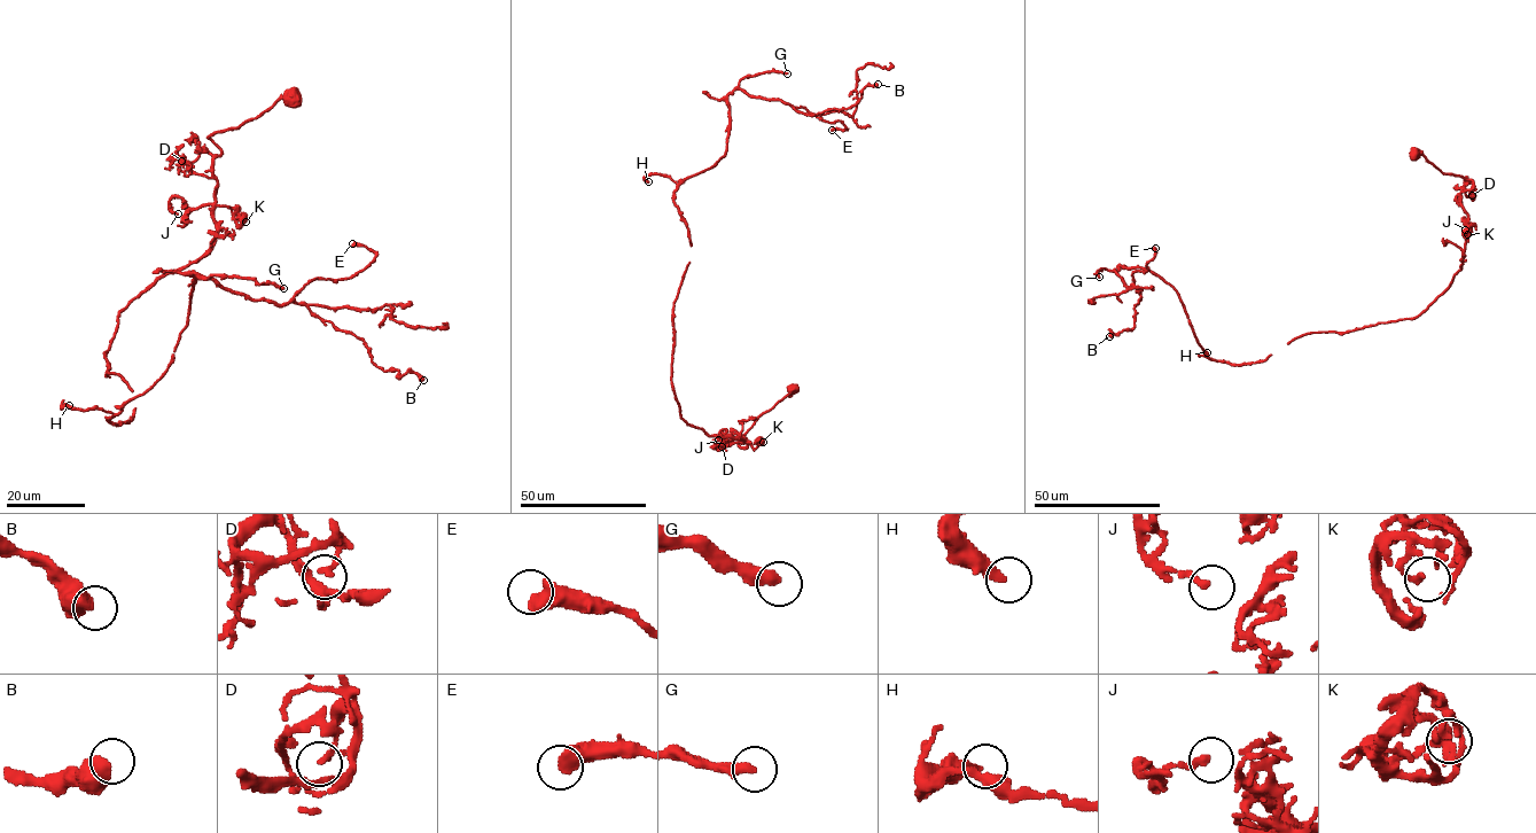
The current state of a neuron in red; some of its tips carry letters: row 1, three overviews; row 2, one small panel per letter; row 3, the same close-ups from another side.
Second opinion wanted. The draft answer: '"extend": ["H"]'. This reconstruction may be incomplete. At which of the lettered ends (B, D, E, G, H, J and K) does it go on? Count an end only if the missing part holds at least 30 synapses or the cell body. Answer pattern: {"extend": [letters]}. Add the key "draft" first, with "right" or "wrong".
{"draft": "wrong", "extend": ["G"]}

